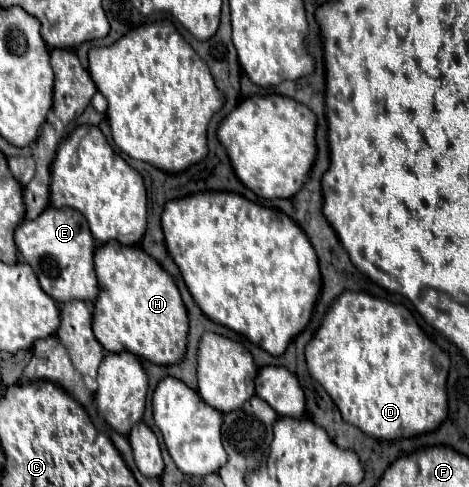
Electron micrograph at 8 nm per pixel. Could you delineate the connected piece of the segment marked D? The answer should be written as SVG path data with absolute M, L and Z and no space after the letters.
M345 291L329 307L319 331L315 333L315 337L309 341L309 345L305 349L305 359L307 359L307 367L309 367L311 377L331 395L331 399L335 401L337 409L343 415L343 419L347 423L359 427L363 433L375 437L375 439L393 441L393 439L401 439L401 437L415 437L415 435L421 435L421 433L429 433L429 431L435 431L441 425L441 421L447 417L445 381L447 381L447 373L449 373L449 357L433 343L431 338L419 329L413 313L403 305L395 305L395 303L385 301L385 299L379 299L379 297L373 297L373 295L367 295L367 293L359 293L359 291Z

